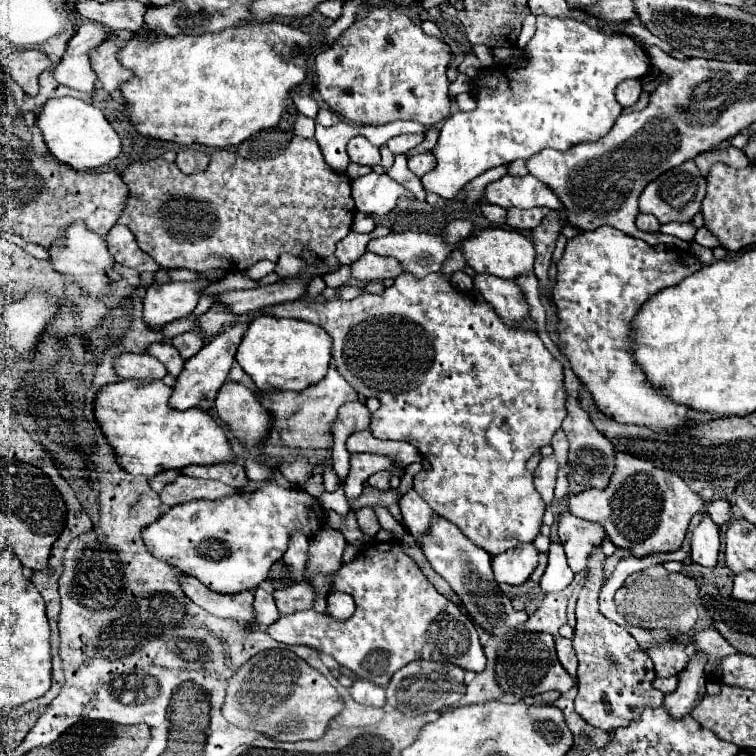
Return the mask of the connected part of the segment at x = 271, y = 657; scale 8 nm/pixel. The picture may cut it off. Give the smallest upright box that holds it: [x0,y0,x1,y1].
[224,650,344,742]

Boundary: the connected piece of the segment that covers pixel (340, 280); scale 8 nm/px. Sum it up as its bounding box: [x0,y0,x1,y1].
[324,266,350,288]

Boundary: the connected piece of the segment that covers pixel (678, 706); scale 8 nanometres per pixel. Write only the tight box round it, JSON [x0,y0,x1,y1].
[664,656,706,718]

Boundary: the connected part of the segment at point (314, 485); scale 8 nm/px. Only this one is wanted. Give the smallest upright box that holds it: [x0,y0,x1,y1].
[302,470,324,496]

